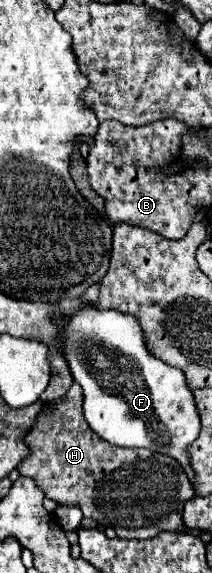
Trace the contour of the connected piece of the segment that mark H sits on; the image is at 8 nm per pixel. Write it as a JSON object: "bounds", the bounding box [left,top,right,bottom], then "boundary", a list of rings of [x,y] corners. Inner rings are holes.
{"bounds":[18,383,194,539],"boundary":[[[72,383],[68,393],[40,411],[36,423],[26,433],[26,445],[30,447],[30,455],[22,459],[18,465],[20,475],[34,479],[36,487],[44,491],[44,495],[56,503],[78,505],[84,517],[96,519],[102,527],[110,527],[122,539],[150,539],[162,531],[180,531],[182,523],[182,507],[188,499],[194,497],[194,487],[174,457],[160,455],[152,449],[124,449],[114,447],[108,441],[100,439],[84,421],[82,415],[82,389]]]}

